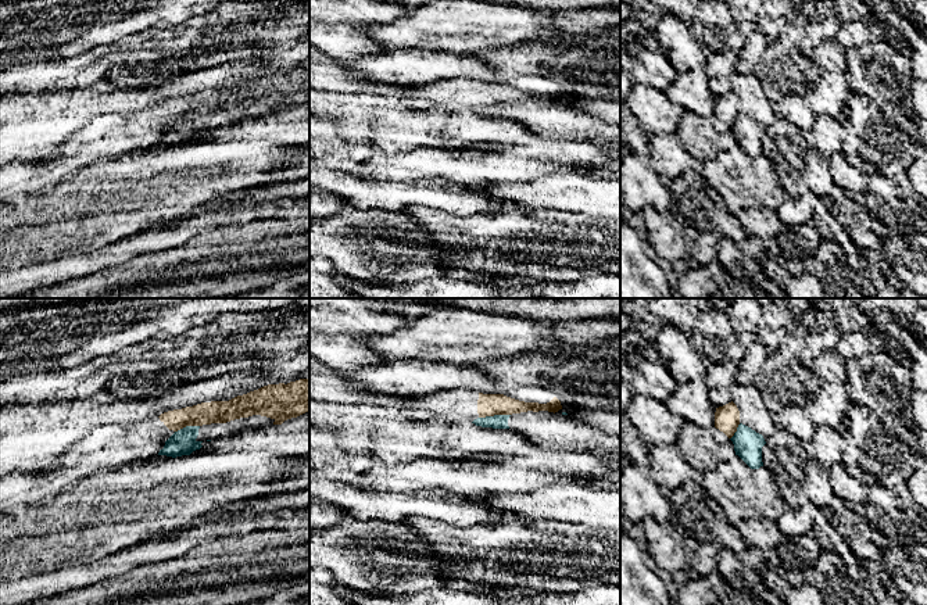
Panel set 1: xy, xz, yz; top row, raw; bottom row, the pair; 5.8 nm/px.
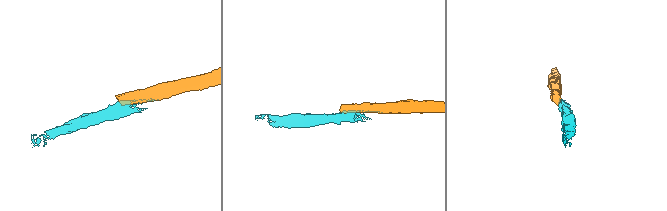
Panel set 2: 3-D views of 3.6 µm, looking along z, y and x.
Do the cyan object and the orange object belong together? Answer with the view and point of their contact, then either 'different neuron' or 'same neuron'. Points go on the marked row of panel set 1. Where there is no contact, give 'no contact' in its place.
contact xz (494, 415); different neuron

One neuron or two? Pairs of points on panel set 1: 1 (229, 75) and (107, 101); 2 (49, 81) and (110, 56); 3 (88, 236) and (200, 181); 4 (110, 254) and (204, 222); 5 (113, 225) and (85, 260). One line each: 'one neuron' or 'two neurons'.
1: one neuron
2: one neuron
3: one neuron
4: one neuron
5: two neurons

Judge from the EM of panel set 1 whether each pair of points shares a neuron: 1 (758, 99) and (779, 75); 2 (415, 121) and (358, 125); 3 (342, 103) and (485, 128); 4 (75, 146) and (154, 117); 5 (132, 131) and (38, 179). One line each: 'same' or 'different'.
1: different
2: same
3: same
4: same
5: same

